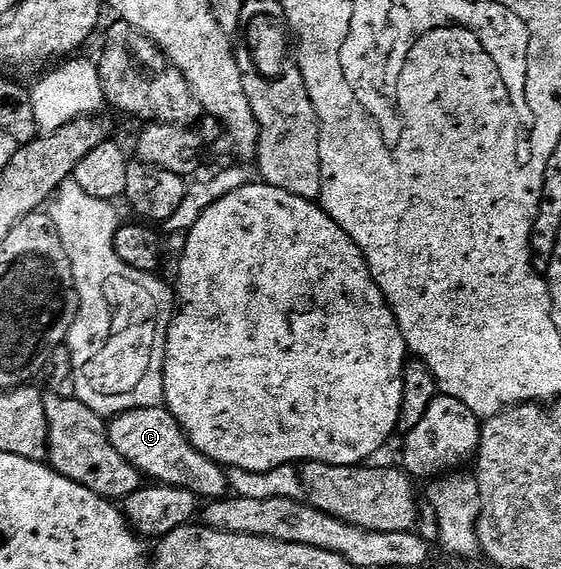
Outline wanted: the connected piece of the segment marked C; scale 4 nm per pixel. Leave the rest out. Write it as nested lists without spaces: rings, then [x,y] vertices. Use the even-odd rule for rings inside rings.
[[[139,407],[134,411],[125,411],[112,416],[107,426],[111,445],[115,445],[115,449],[119,449],[119,453],[123,453],[125,460],[142,476],[149,478],[150,475],[150,480],[158,483],[194,491],[205,501],[226,498],[230,490],[226,468],[195,449],[168,407]]]

